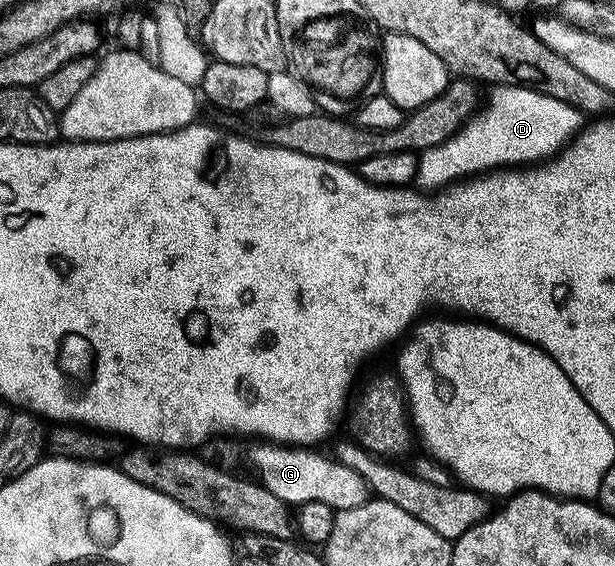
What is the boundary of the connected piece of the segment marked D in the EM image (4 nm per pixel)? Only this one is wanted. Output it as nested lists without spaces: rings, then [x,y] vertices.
[[[498,86],[491,92],[494,93],[490,101],[487,104],[485,101],[481,111],[467,120],[450,140],[421,153],[416,181],[419,189],[438,194],[483,174],[541,166],[553,160],[562,149],[570,147],[574,137],[583,131],[582,113],[568,106],[568,102],[556,102],[556,98],[517,86]]]

